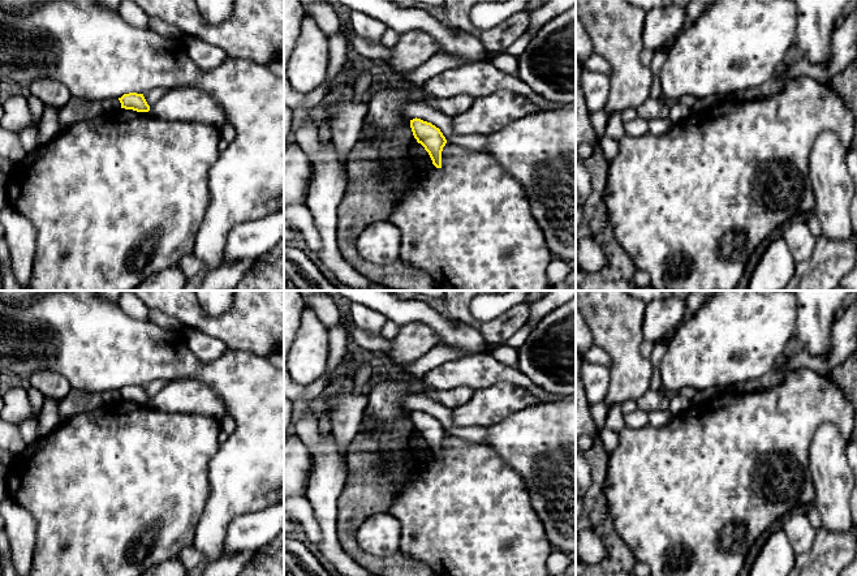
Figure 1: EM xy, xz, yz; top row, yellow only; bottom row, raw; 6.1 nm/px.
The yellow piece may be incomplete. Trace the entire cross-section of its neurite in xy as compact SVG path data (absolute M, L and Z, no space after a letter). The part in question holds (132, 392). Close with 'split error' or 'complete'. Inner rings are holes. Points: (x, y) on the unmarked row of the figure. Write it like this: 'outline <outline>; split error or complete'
outline M129 384L119 390L121 400L133 401L137 404L148 404L150 397L147 396L143 386Z; complete

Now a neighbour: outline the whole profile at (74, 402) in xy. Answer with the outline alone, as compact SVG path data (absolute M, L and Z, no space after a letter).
M70 390L61 400L59 400L59 417L65 421L82 412L95 410L111 403L119 403L121 395L117 390L102 394L89 394L78 390Z

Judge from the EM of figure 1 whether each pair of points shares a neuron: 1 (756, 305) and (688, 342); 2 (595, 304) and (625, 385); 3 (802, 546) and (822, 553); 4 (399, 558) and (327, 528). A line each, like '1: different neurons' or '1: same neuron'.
1: same neuron
2: same neuron
3: different neurons
4: different neurons

